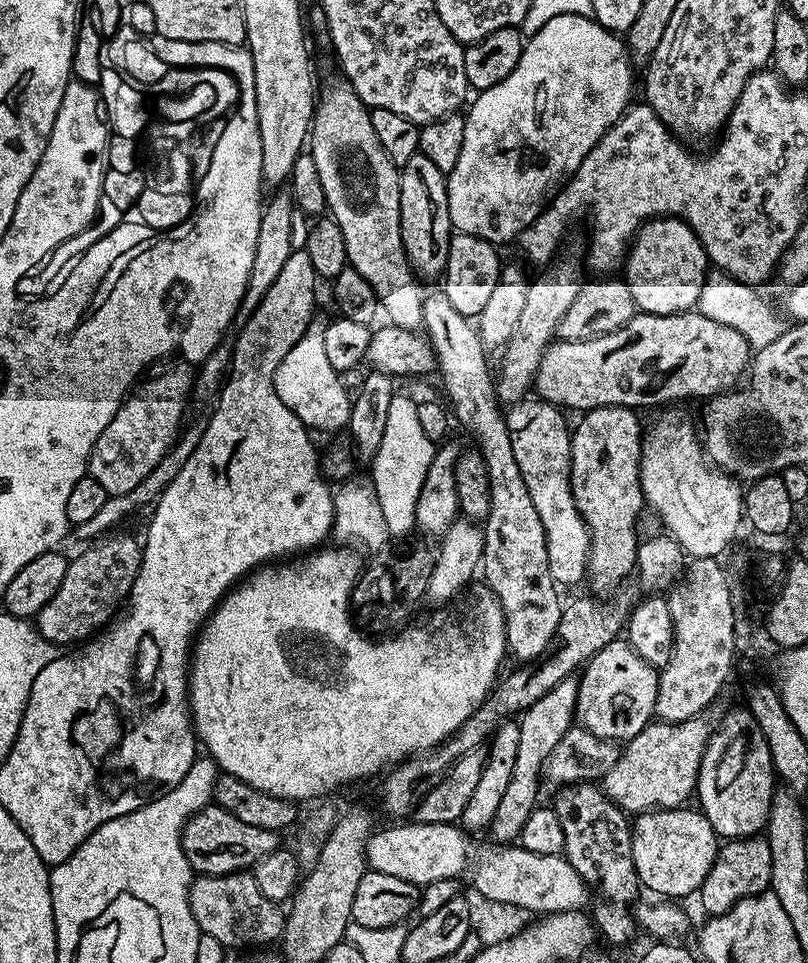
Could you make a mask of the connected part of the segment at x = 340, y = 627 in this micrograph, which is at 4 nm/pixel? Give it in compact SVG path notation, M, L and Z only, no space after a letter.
M324 546L311 554L301 555L295 562L261 566L245 576L204 621L198 633L198 639L190 652L188 674L190 715L194 721L199 743L203 747L204 744L208 747L205 748L207 755L216 761L217 769L221 773L254 786L254 790L262 790L271 796L286 798L293 802L301 802L300 800L312 802L317 798L327 797L329 795L327 792L332 792L343 784L352 784L355 780L366 779L367 776L378 775L379 777L385 770L391 769L428 748L435 748L437 744L453 736L458 726L462 726L462 722L466 722L466 718L473 716L480 705L488 699L501 675L500 663L508 652L504 611L498 598L487 590L481 591L481 596L470 597L465 604L457 603L455 606L444 606L433 611L436 613L425 624L414 625L413 623L395 633L391 638L375 640L365 636L352 622L350 604L346 596L344 600L344 576L352 576L356 572L353 549L348 546L328 547Z

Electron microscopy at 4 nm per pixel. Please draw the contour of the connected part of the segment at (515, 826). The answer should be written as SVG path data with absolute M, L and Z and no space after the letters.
M571 676L563 679L554 686L549 694L544 694L538 702L521 713L519 719L518 753L515 758L514 774L508 786L505 797L498 804L497 813L494 814L489 833L495 843L510 844L520 837L522 826L533 810L538 806L538 790L545 761L548 760L551 750L558 746L562 735L566 734L575 723L577 706L577 686L579 679Z

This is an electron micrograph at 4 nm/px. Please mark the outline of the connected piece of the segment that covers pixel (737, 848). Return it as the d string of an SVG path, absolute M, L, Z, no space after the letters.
M763 835L743 836L740 840L728 840L717 847L714 866L710 866L710 874L706 874L702 882L698 899L709 917L721 916L738 902L769 891L771 883L770 846L767 839Z

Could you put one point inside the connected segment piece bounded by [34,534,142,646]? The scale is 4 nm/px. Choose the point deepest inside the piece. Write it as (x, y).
(101, 576)

